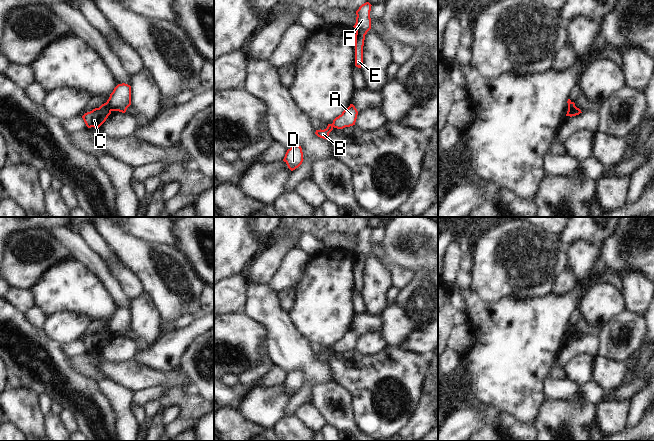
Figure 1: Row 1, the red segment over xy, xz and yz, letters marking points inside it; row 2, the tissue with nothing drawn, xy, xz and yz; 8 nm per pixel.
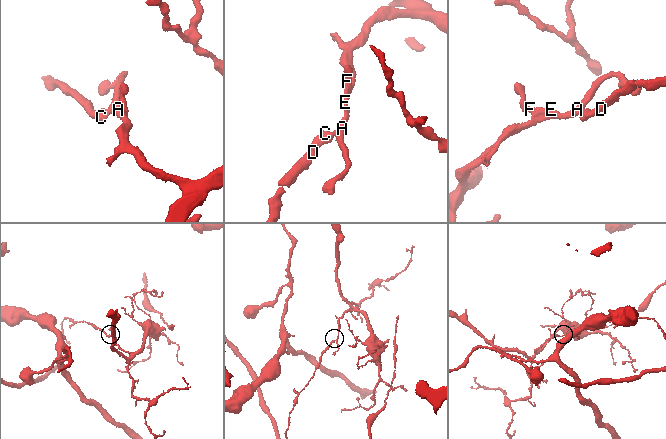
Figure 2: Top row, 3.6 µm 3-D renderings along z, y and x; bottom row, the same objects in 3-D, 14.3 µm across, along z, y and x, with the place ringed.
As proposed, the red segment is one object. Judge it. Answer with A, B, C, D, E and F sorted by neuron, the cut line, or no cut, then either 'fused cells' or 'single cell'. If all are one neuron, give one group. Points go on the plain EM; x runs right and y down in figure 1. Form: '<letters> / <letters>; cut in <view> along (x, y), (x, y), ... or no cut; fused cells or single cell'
A E F / B C D; cut in xy along (107, 325), (108, 331), (111, 334); fused cells

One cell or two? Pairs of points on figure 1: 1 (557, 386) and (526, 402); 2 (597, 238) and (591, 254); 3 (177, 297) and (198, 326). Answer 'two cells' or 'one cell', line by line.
1: two cells
2: two cells
3: two cells

